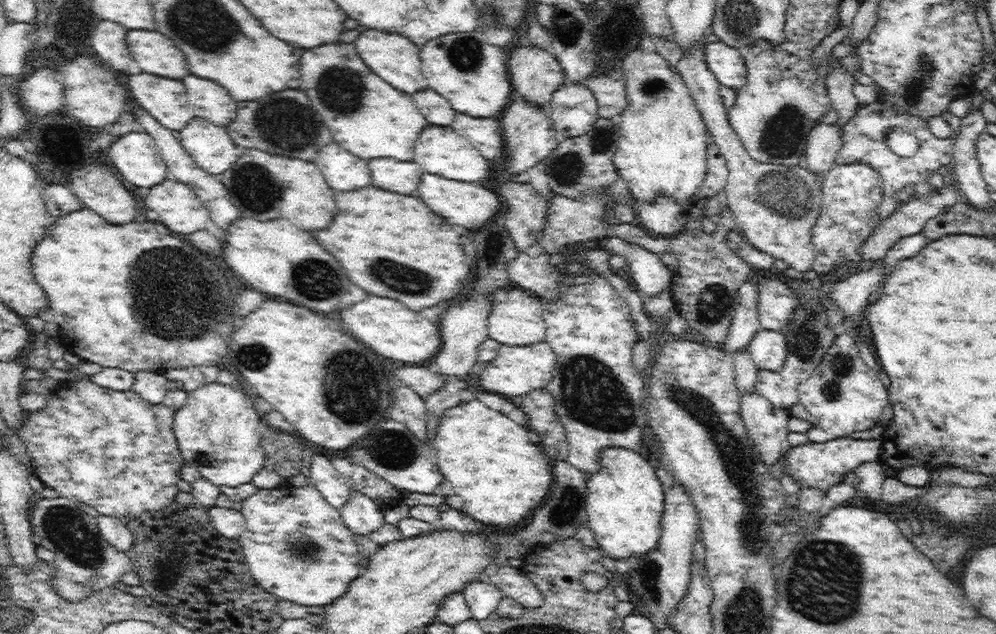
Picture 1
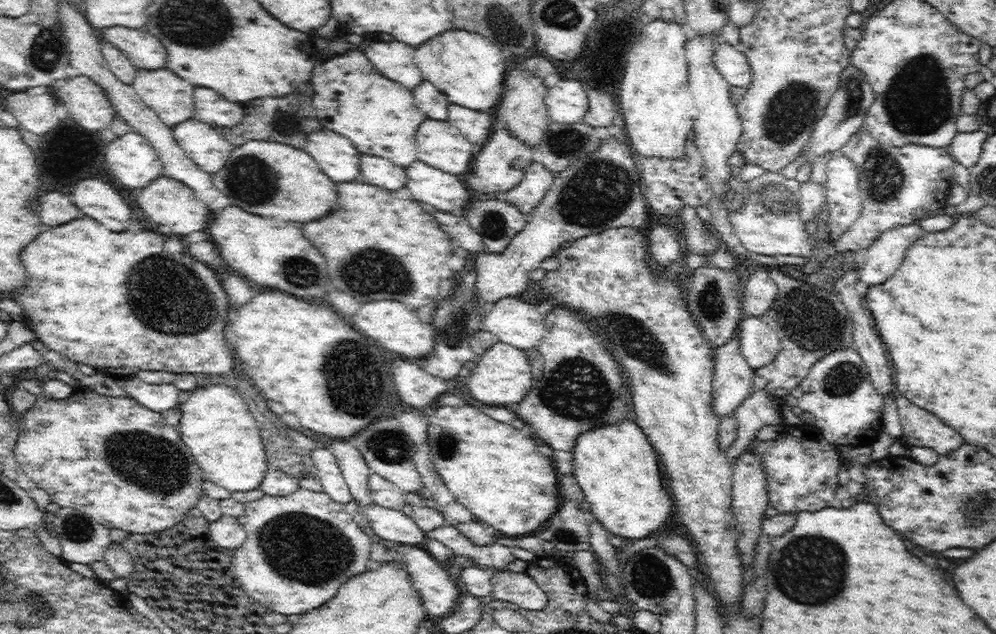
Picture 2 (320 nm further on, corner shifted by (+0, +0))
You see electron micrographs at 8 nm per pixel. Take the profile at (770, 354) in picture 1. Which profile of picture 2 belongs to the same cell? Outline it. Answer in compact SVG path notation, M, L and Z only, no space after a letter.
M744 314L736 333L741 353L753 369L770 364L781 349L779 336L761 317Z

